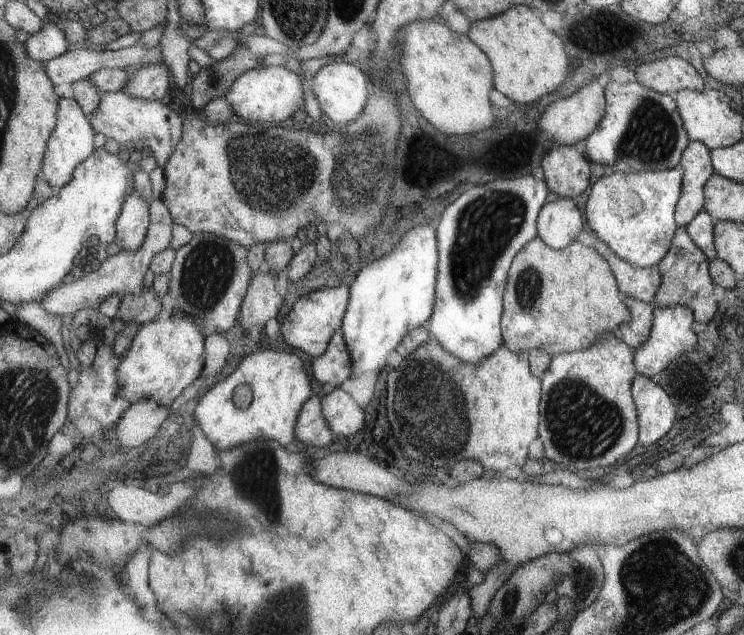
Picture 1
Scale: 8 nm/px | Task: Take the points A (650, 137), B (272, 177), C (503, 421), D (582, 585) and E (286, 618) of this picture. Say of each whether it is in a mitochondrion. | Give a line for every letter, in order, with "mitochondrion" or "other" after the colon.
A: mitochondrion
B: mitochondrion
C: other
D: other
E: mitochondrion

